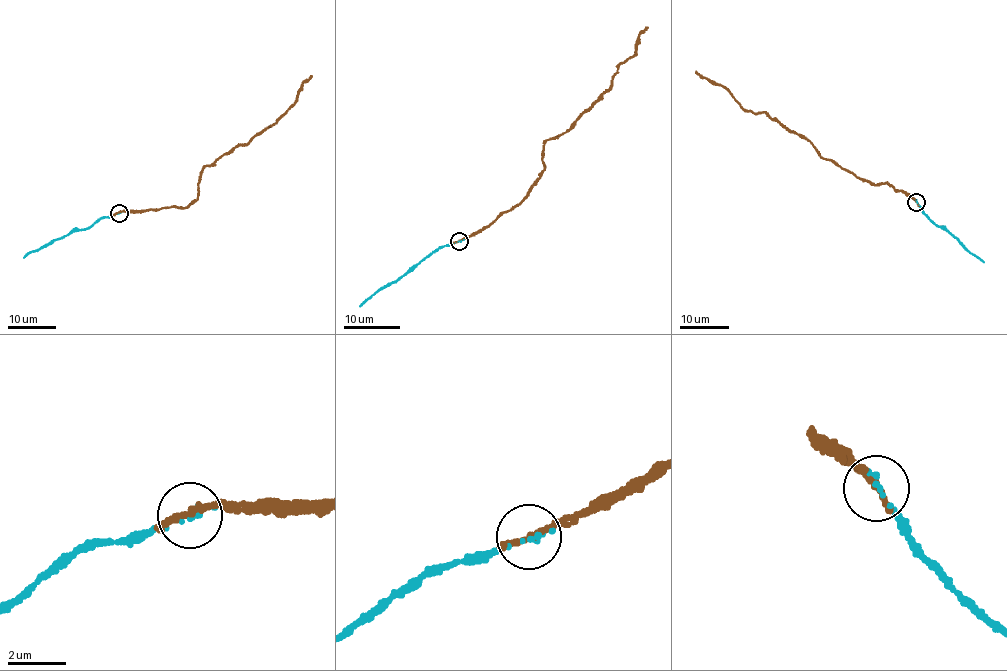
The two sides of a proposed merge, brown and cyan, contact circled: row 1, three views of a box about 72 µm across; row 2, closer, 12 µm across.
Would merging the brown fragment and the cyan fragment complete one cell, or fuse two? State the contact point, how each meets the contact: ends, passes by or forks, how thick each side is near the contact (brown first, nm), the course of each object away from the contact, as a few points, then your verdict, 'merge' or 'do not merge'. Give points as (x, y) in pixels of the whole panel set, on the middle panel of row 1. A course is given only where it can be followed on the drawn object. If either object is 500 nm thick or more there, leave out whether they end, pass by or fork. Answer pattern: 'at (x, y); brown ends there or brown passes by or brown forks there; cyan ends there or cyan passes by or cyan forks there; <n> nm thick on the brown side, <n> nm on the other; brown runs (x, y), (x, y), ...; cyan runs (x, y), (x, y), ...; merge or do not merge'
at (459, 241); brown passes by; cyan passes by; 240 nm thick on the brown side, 110 nm on the other; brown runs (458, 241), (520, 203), (543, 170), (545, 141), (610, 88), (617, 65), (635, 55), (647, 27); cyan runs (458, 241), (427, 255), (360, 306); merge

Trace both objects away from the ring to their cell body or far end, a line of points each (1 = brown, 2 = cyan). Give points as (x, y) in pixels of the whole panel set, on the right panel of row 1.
1: (916, 202), (886, 182), (875, 185), (822, 158), (809, 141), (764, 112), (744, 111), (728, 90), (695, 71)
2: (916, 202), (933, 223), (950, 232), (984, 262)

